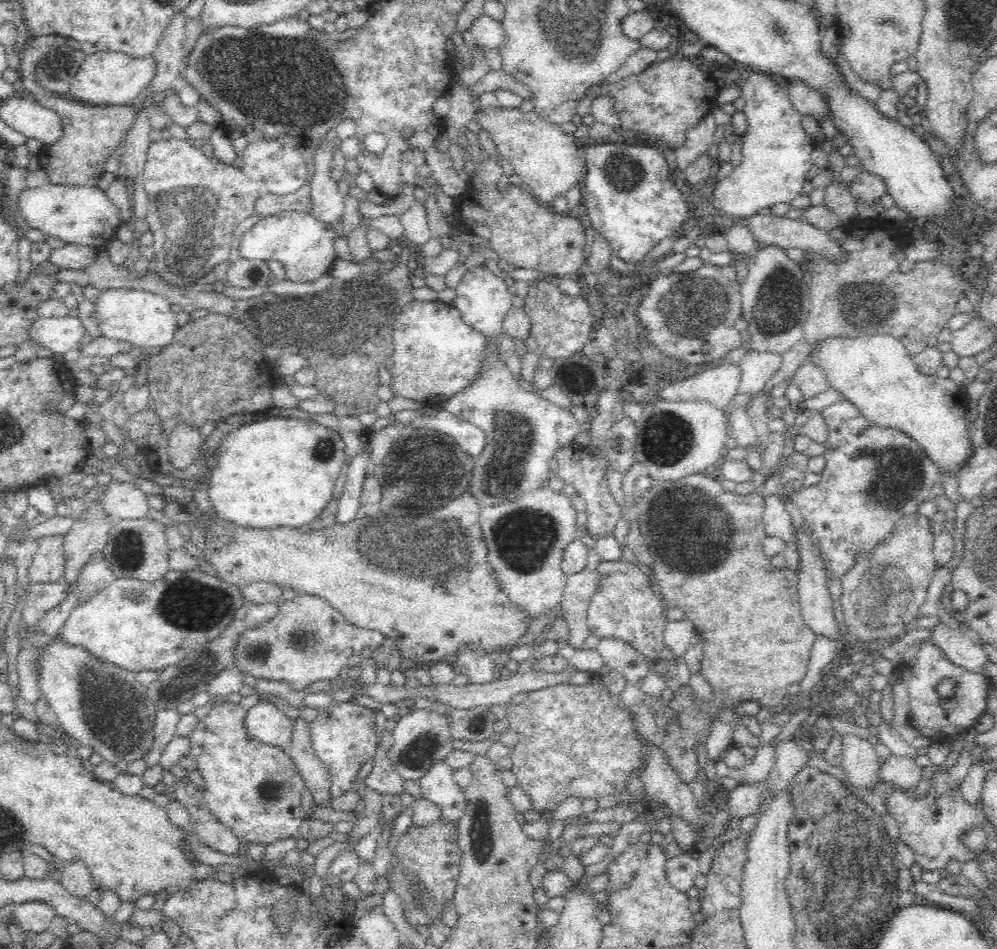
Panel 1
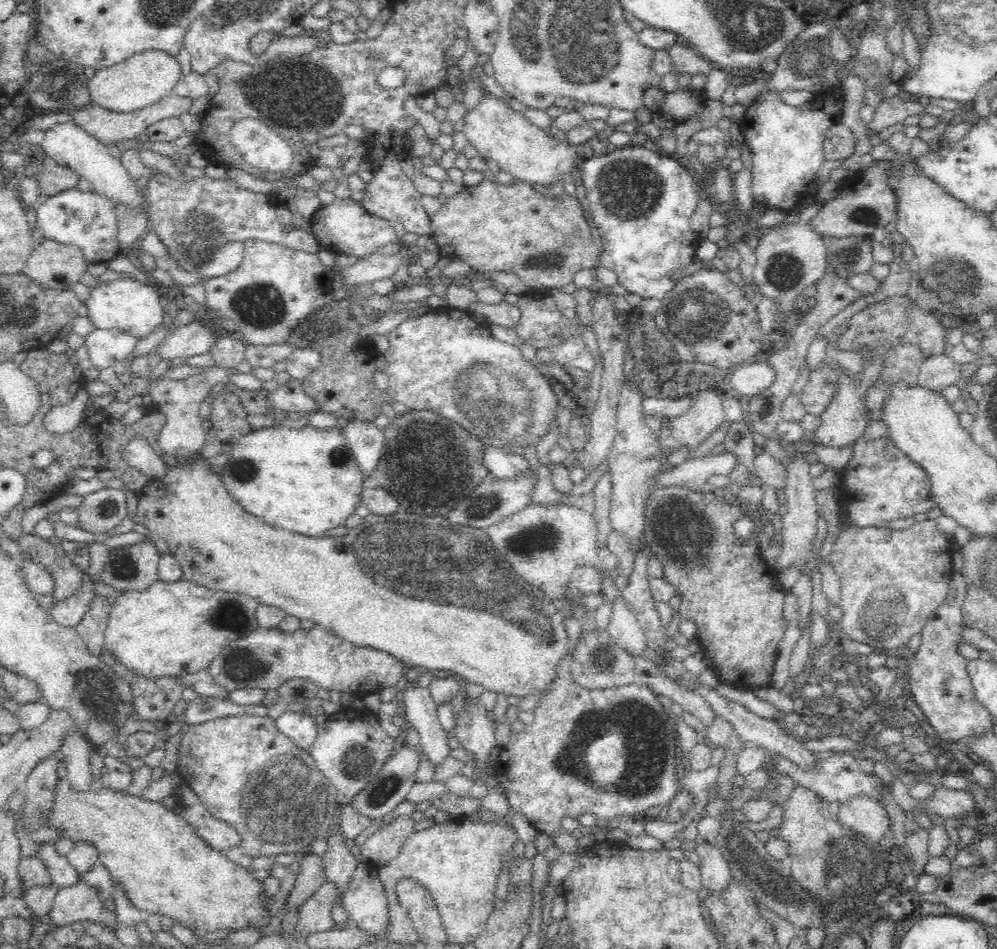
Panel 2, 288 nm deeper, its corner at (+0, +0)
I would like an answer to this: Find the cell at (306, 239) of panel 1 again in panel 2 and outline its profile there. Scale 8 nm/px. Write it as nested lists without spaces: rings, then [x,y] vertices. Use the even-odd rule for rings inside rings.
[[[230,242],[224,248],[220,248],[214,258],[210,256],[210,262],[206,266],[202,266],[198,270],[198,274],[202,278],[226,276],[226,274],[234,272],[238,266],[242,266],[244,254],[246,254],[246,244],[244,242]]]

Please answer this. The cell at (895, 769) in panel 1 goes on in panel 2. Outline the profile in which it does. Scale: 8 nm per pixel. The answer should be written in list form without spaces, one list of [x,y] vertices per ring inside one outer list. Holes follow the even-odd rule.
[[[942,784],[936,786],[934,792],[926,800],[916,802],[916,808],[922,814],[928,814],[928,816],[934,814],[934,816],[940,816],[944,820],[958,818],[960,814],[970,812],[972,806],[974,806],[974,798],[968,792],[956,790],[956,786],[954,788],[946,788]]]

